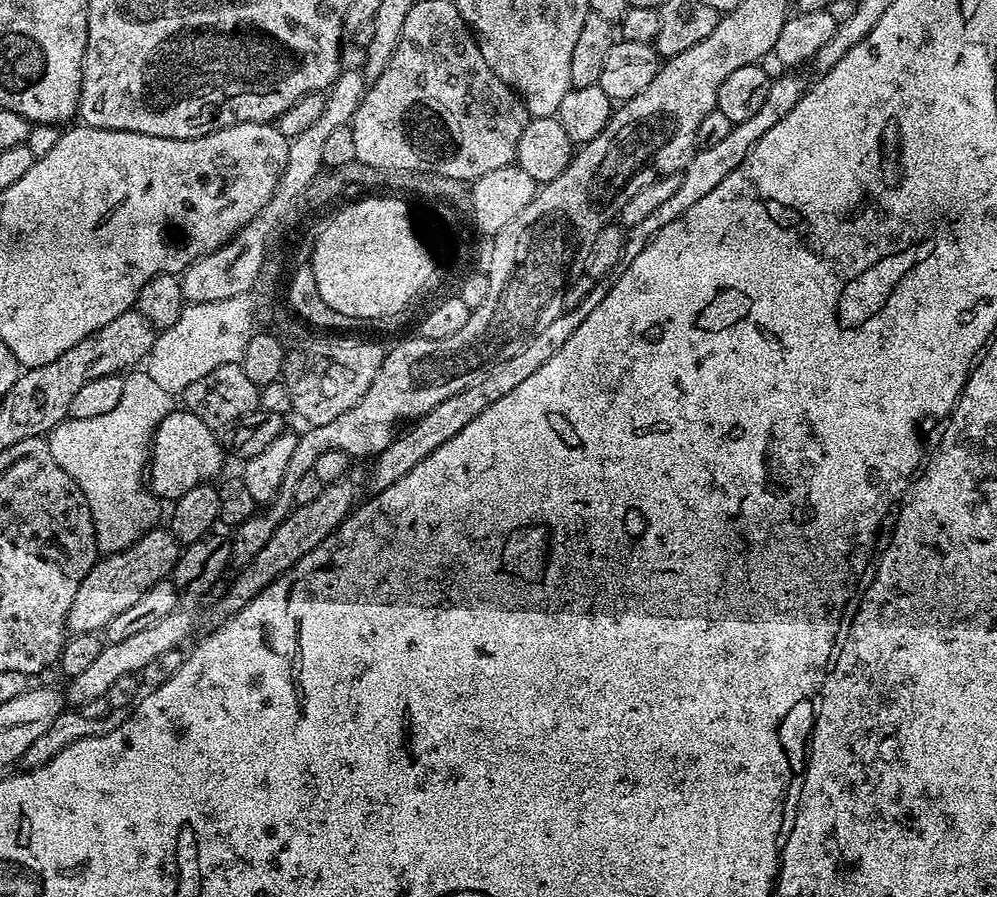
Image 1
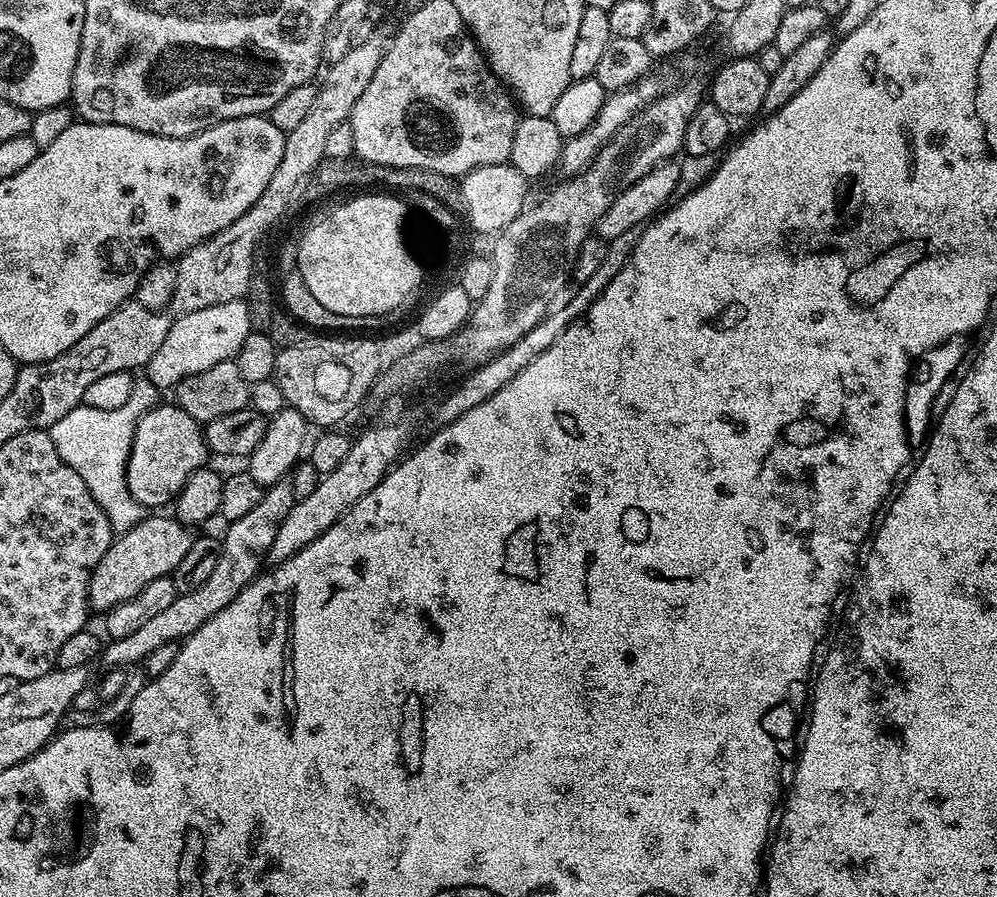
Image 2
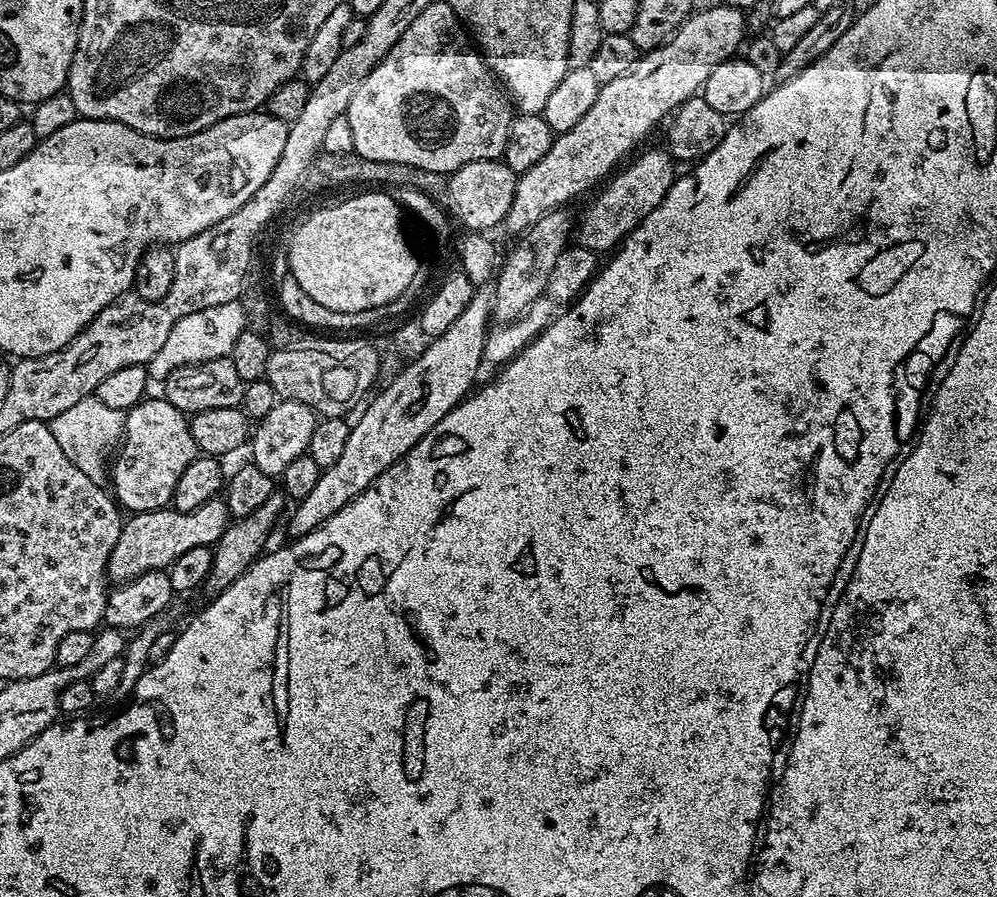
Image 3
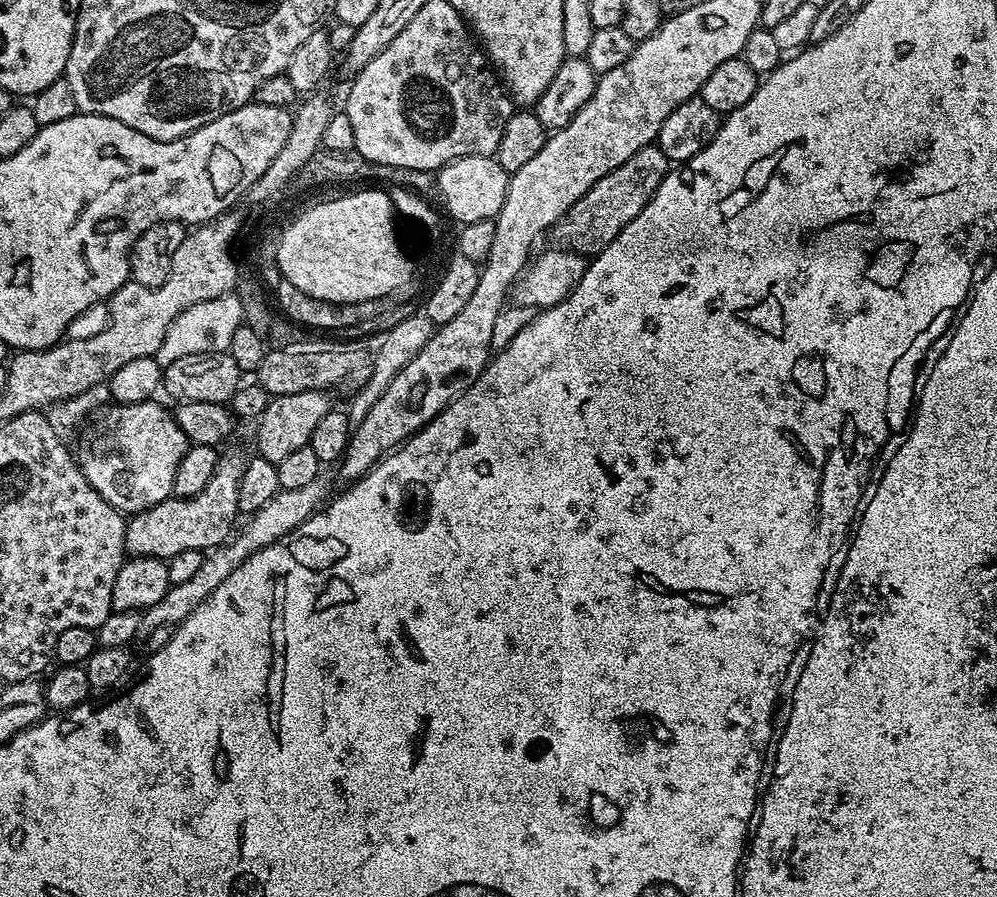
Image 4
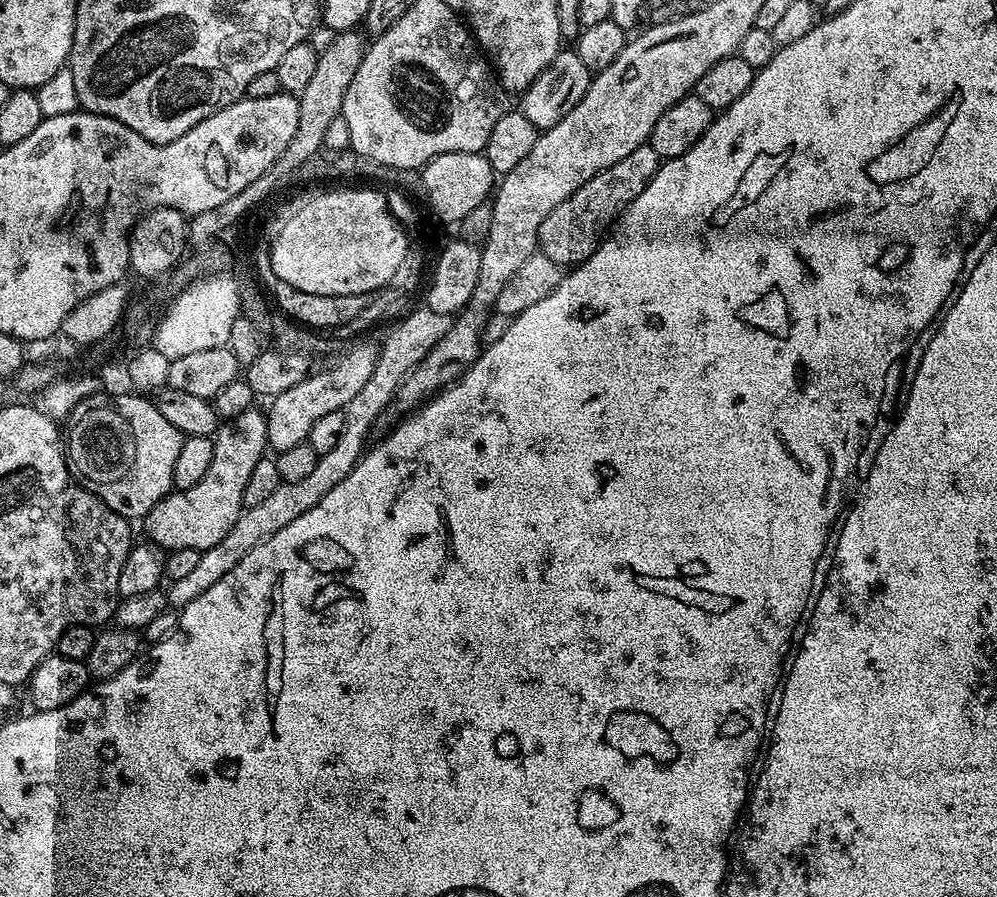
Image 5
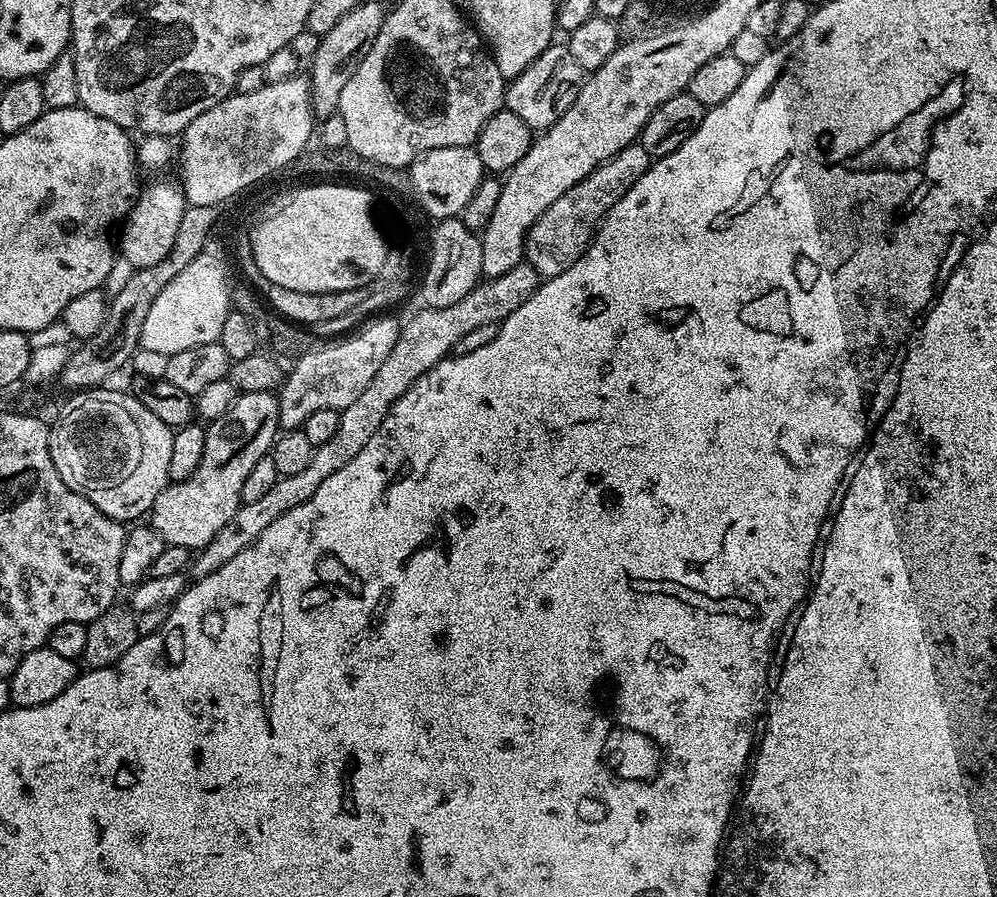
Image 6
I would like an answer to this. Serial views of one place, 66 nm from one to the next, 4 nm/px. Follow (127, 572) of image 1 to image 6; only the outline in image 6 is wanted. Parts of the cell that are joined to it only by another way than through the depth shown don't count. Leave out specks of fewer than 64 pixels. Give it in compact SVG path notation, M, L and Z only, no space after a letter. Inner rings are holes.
M275 391L239 393L234 406L230 406L230 410L222 414L222 418L211 421L207 430L206 446L202 450L202 462L198 462L198 470L194 470L190 478L169 482L162 494L154 498L150 523L154 530L158 530L158 534L162 534L165 545L186 546L189 550L205 548L214 538L214 534L218 534L218 530L222 530L222 526L226 526L226 522L234 518L241 505L240 495L246 477L263 456L271 453L272 444L281 431L280 397Z

